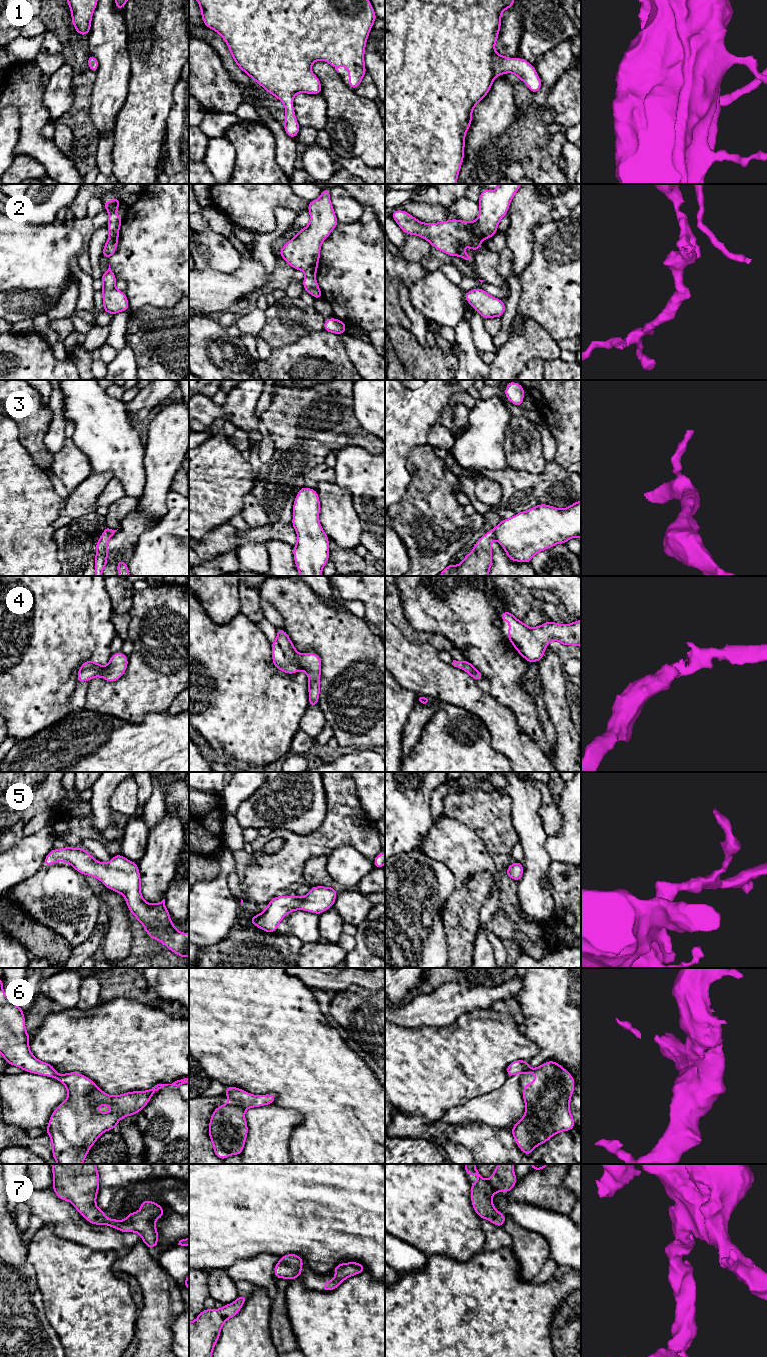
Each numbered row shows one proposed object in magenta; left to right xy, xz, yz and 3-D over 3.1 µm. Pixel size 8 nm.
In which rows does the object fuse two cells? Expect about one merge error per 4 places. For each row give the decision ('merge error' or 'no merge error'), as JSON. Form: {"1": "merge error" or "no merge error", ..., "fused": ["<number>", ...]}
{"1": "no merge error", "2": "no merge error", "3": "no merge error", "4": "no merge error", "5": "no merge error", "6": "no merge error", "7": "no merge error", "fused": []}

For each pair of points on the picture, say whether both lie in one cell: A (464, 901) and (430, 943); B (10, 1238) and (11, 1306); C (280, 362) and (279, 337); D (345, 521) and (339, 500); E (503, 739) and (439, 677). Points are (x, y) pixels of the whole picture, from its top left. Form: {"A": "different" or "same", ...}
{"A": "different", "B": "same", "C": "different", "D": "same", "E": "same"}

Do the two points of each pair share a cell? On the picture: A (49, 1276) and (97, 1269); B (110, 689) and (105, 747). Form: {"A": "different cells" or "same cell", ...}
{"A": "same cell", "B": "different cells"}

